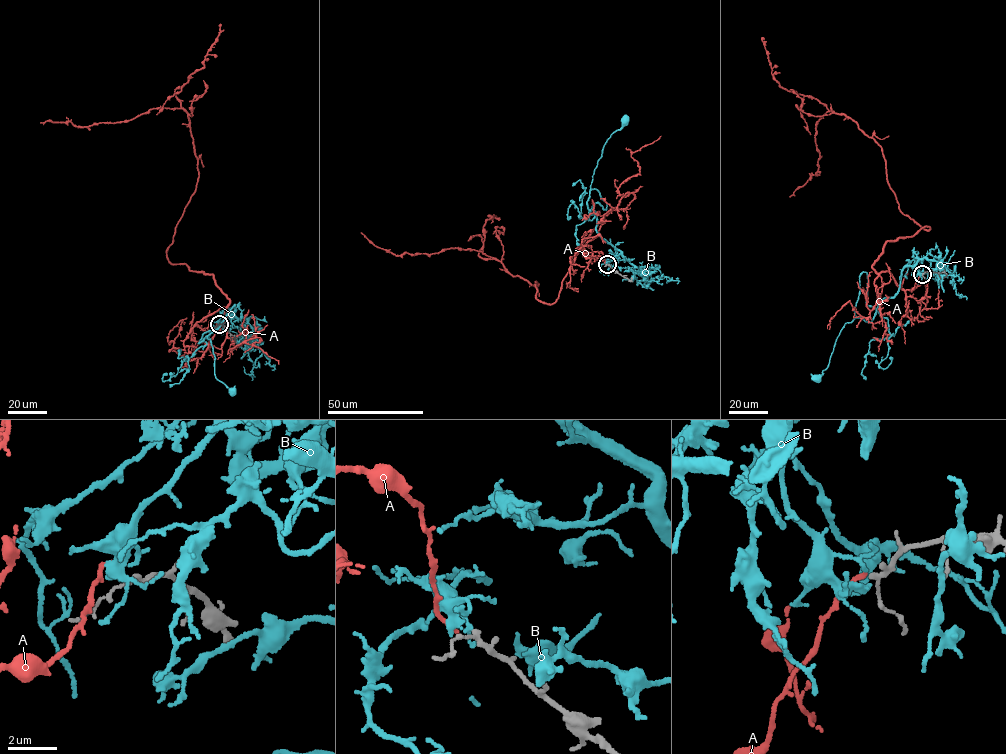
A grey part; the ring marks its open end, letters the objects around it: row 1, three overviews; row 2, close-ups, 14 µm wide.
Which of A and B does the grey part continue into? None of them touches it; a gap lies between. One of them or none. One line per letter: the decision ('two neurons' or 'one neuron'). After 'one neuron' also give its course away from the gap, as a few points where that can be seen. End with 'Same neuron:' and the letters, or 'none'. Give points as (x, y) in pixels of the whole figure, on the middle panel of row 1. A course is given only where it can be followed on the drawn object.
A: two neurons
B: two neurons
Same neuron: none

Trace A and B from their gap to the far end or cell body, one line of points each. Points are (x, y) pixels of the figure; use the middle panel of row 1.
A: (606, 264), (584, 248), (603, 218), (559, 297), (545, 303), (536, 281), (481, 251), (395, 255), (361, 232)
B: (607, 264), (607, 259), (625, 259), (622, 252), (600, 237), (595, 213), (587, 203), (602, 148), (625, 120)

